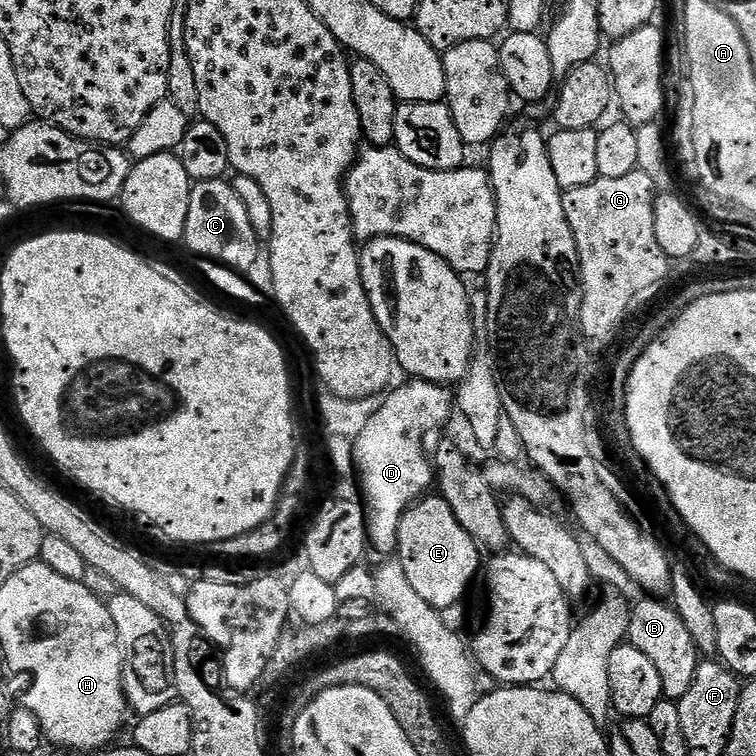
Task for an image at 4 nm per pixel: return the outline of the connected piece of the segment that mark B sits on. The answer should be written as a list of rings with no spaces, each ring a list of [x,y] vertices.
[[[660,598],[640,599],[644,600],[633,603],[628,614],[627,643],[642,650],[642,654],[646,654],[646,658],[650,658],[650,663],[658,669],[658,678],[662,678],[663,699],[678,702],[682,694],[690,690],[690,682],[694,680],[702,657],[682,618],[678,618],[678,610],[671,603]]]

